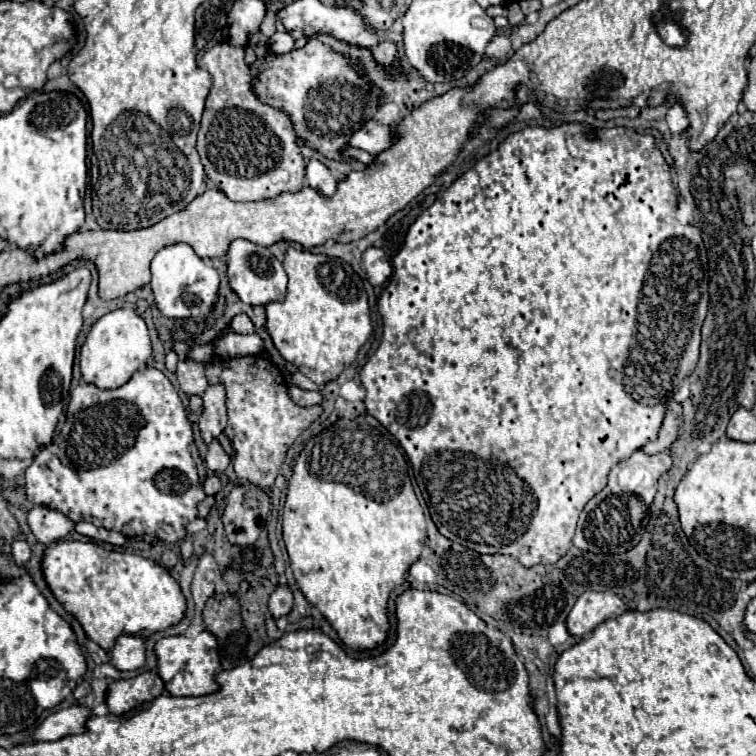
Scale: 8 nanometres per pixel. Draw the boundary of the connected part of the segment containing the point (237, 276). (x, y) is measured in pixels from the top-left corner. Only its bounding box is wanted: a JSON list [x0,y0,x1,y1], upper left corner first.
[226,240,288,306]

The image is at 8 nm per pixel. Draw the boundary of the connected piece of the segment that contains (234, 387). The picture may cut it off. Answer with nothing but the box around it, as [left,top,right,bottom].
[172,328,322,488]

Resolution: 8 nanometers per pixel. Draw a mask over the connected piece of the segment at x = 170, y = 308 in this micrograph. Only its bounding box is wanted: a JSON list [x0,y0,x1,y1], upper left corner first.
[152,244,218,320]

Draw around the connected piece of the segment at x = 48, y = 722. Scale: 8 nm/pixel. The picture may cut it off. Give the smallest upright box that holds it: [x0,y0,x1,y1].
[32,706,92,742]

